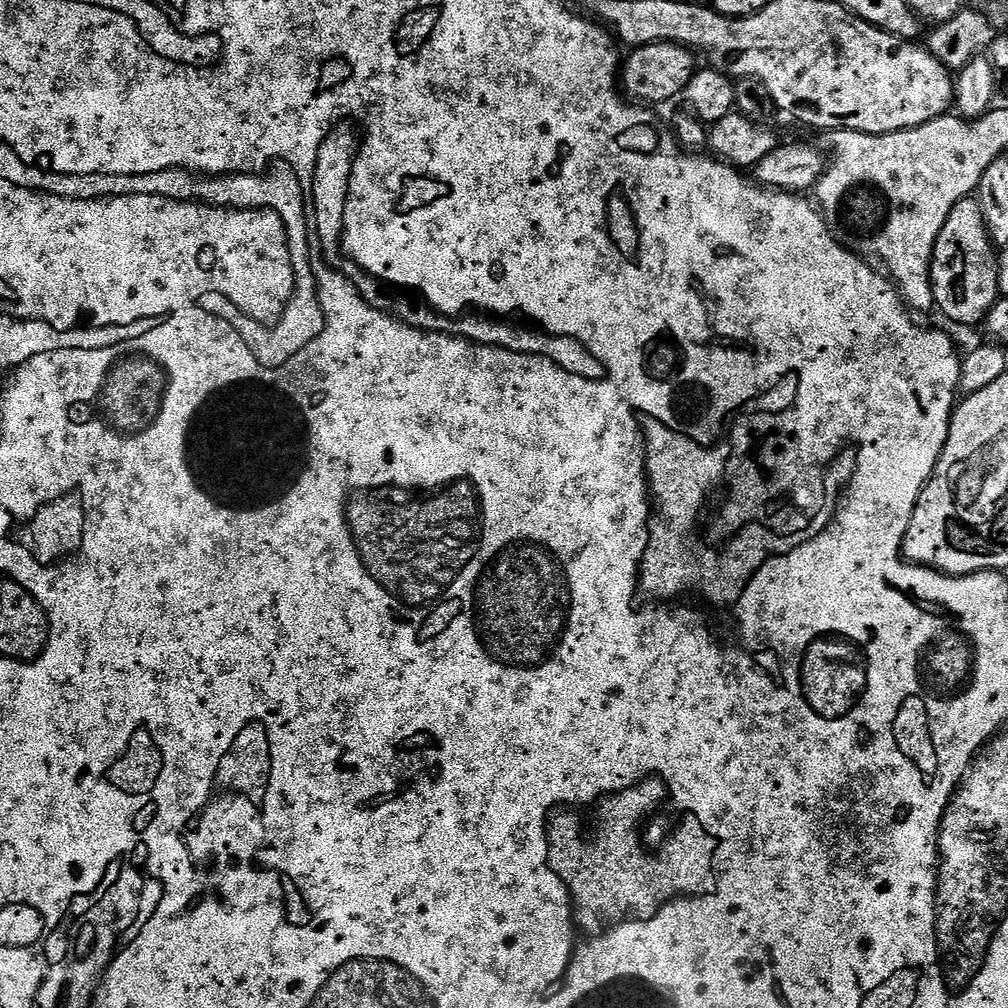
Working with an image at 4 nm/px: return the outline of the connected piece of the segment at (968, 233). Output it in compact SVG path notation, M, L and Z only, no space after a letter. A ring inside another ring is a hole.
M979 199L958 202L938 234L932 255L932 289L935 307L956 324L987 321L988 312L1001 299L999 290L998 249L992 243Z

